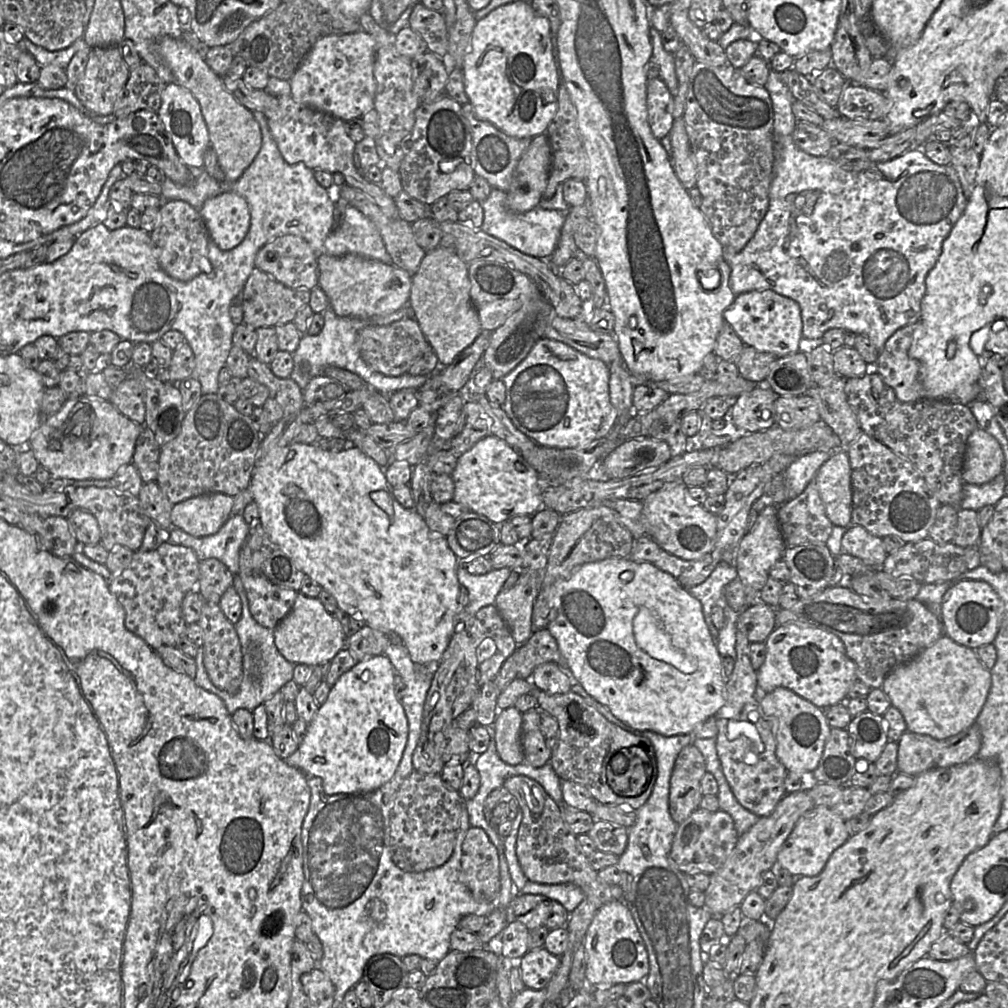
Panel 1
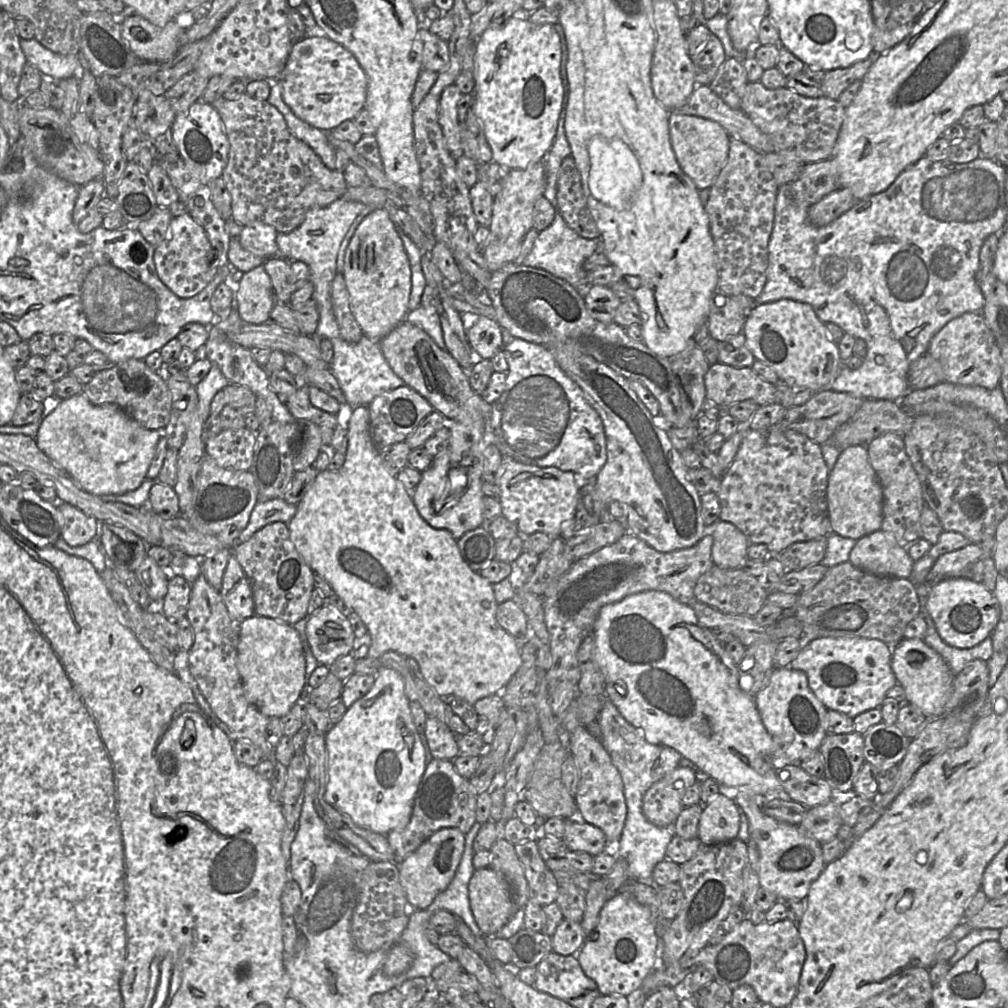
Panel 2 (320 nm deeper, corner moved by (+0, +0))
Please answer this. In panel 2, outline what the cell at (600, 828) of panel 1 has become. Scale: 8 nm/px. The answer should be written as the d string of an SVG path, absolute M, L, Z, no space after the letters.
M578 817L566 819L564 839L569 850L585 851L596 856L611 848L604 832Z

